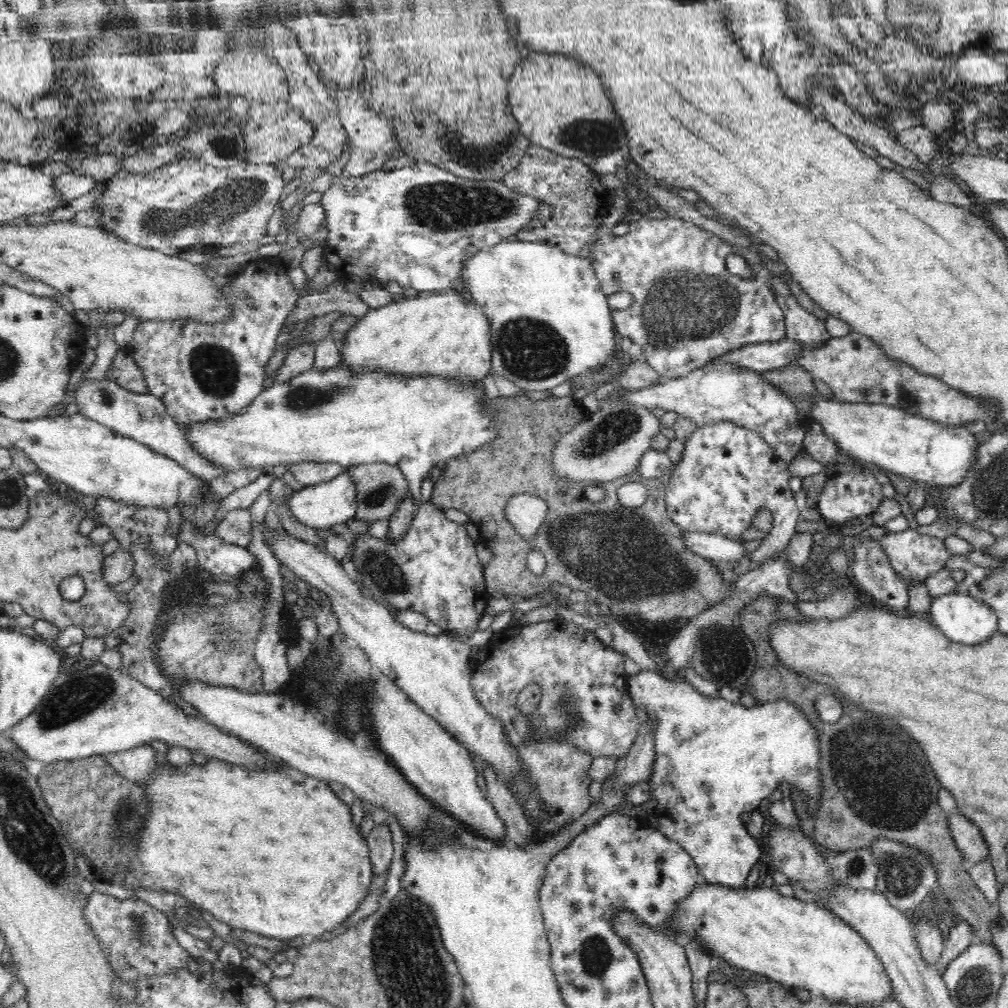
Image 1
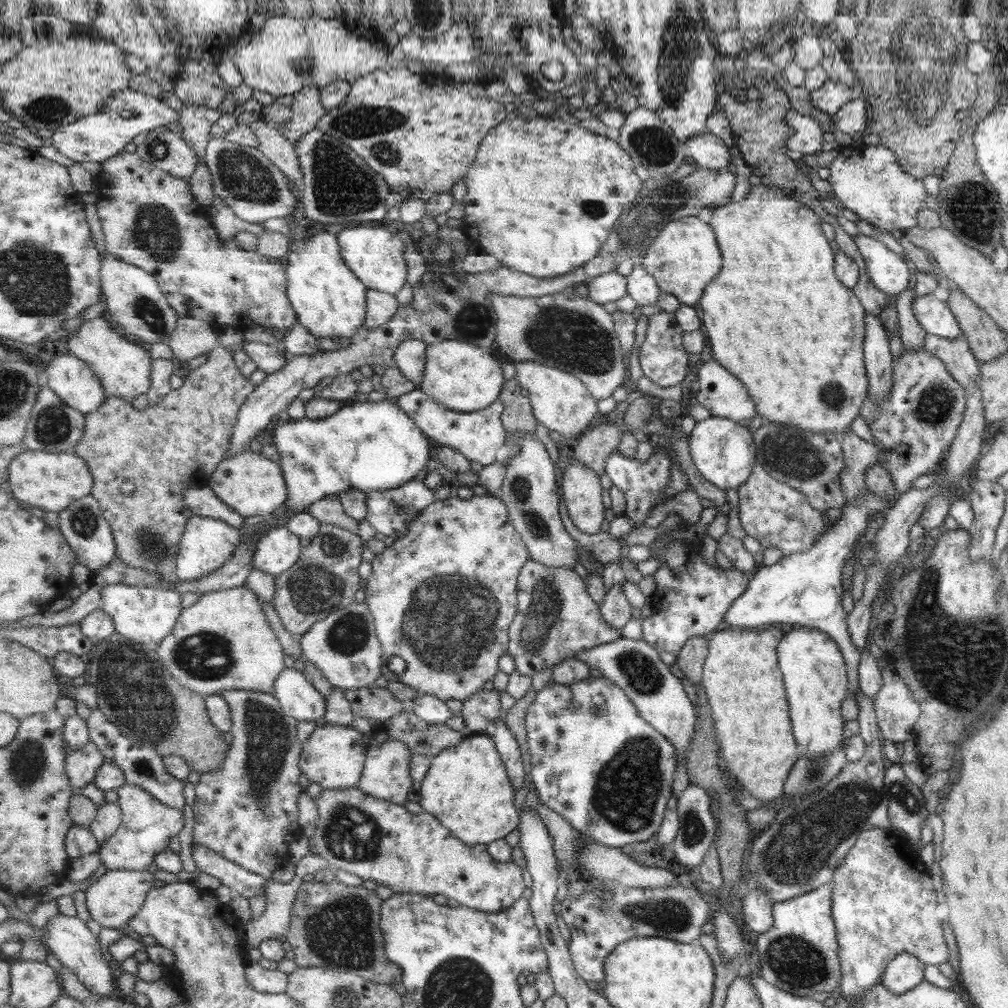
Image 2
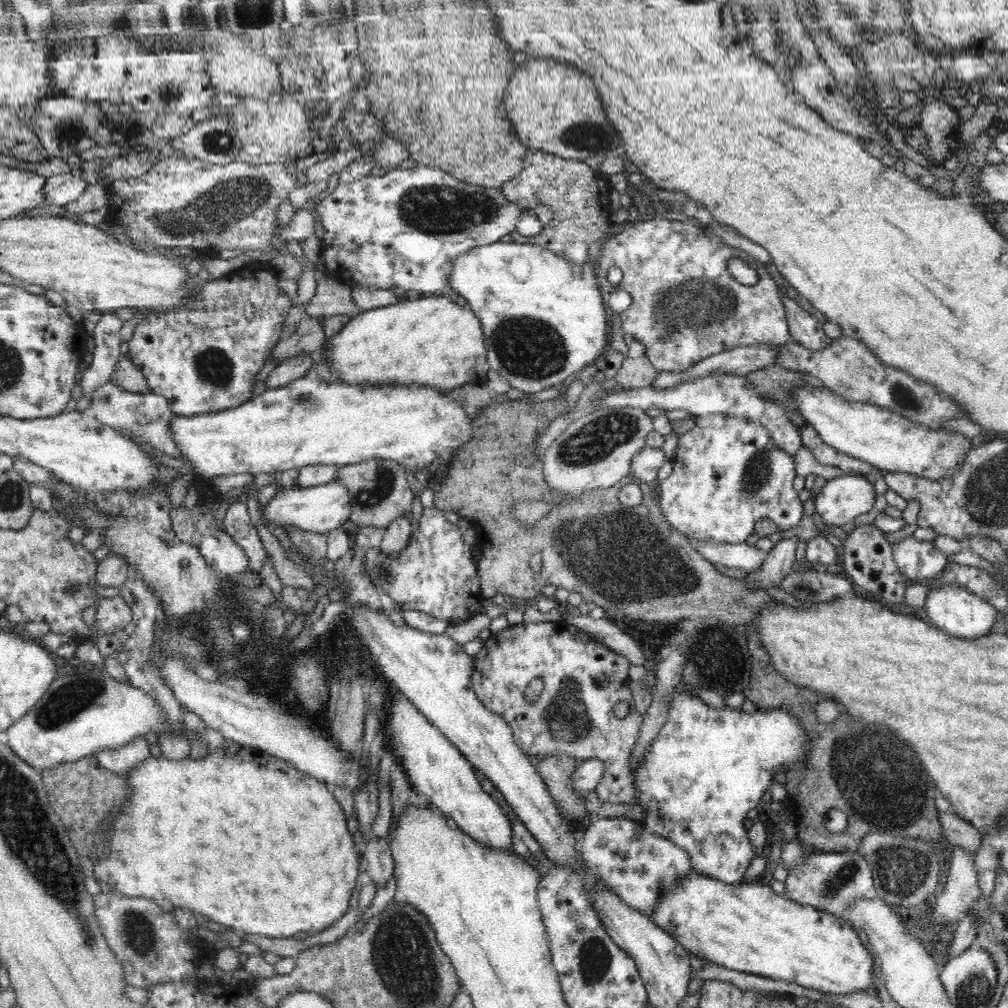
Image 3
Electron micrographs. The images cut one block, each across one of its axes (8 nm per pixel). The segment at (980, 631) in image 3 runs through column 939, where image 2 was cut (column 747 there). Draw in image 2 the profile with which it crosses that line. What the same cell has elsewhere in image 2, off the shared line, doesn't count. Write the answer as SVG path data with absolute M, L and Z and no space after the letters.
M863 489L865 493L859 493L855 499L851 499L849 503L844 503L841 508L841 515L825 528L819 534L815 541L798 555L776 557L775 562L769 566L761 566L759 570L752 574L750 585L746 591L735 600L723 614L723 621L733 629L755 629L774 626L777 624L798 624L800 627L815 627L824 633L827 633L833 642L838 646L839 653L843 658L844 668L847 674L848 695L855 700L857 706L857 698L855 692L858 688L858 663L860 662L860 651L855 647L855 643L851 641L849 633L847 633L846 613L841 607L842 597L842 579L841 568L843 568L846 559L852 554L852 549L858 544L858 541L867 531L868 524L875 512L885 512L894 503L887 501L885 497L879 497L875 493L867 489Z

